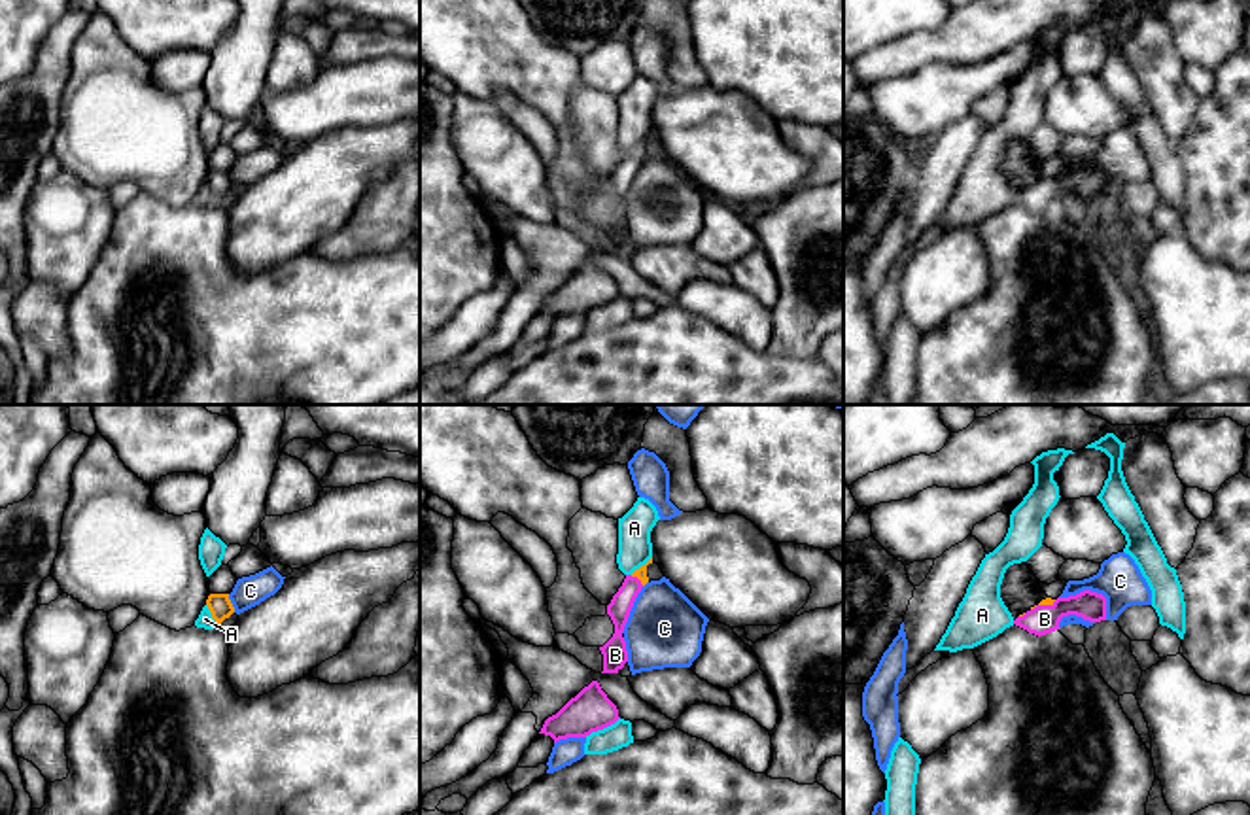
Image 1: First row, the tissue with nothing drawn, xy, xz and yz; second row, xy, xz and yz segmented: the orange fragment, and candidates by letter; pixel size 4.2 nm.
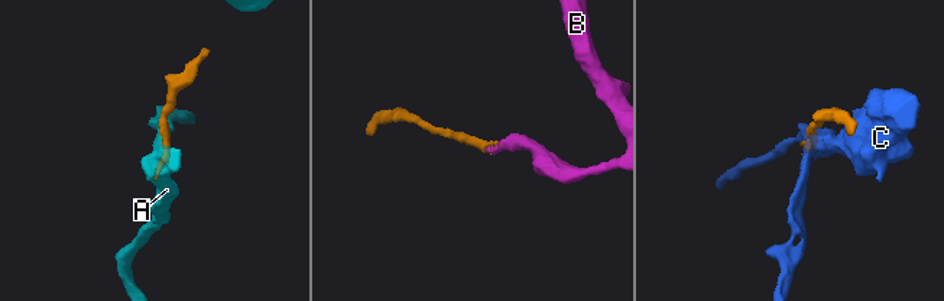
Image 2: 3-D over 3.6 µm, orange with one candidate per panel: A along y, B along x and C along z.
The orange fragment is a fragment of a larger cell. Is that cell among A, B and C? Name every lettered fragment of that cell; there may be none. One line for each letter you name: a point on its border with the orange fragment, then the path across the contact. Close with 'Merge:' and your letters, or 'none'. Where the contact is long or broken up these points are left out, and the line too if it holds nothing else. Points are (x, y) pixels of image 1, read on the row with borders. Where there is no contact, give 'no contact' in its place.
B: xz (638, 577) | across xz (642, 573), (638, 577), (619, 609)
Merge: B

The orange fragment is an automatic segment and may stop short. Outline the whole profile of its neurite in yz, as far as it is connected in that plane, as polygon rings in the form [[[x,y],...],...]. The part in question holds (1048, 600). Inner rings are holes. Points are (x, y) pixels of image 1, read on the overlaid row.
[[[1091,590],[1068,598],[1046,598],[1019,615],[1014,624],[1040,637],[1059,630],[1061,618],[1068,615],[1082,616],[1089,622],[1106,620],[1106,598]]]

